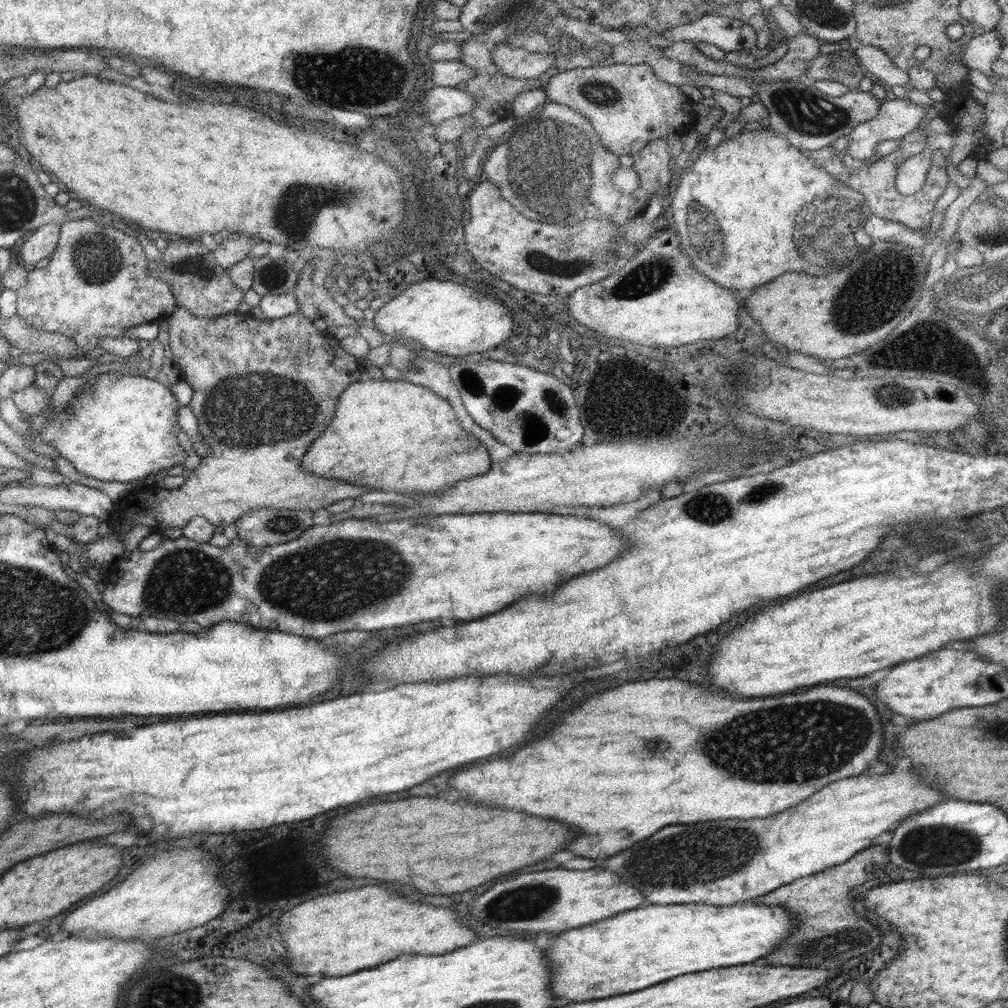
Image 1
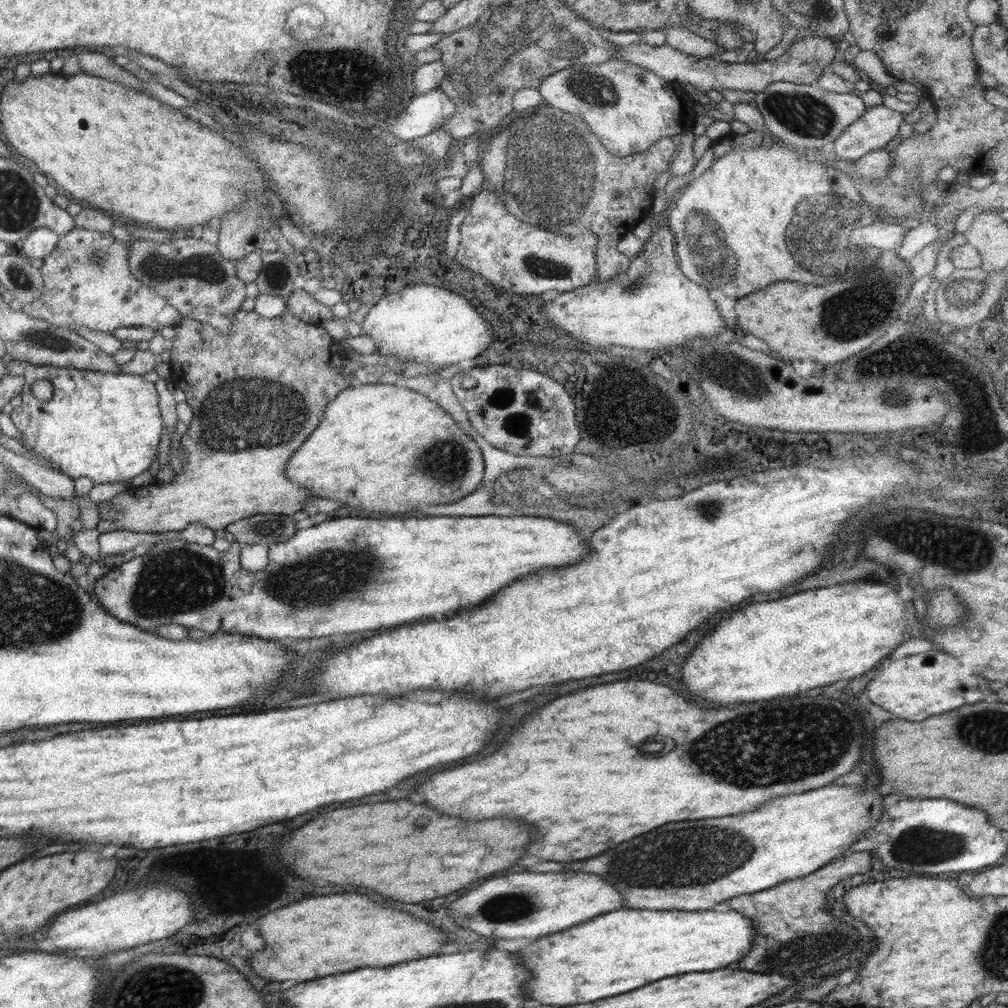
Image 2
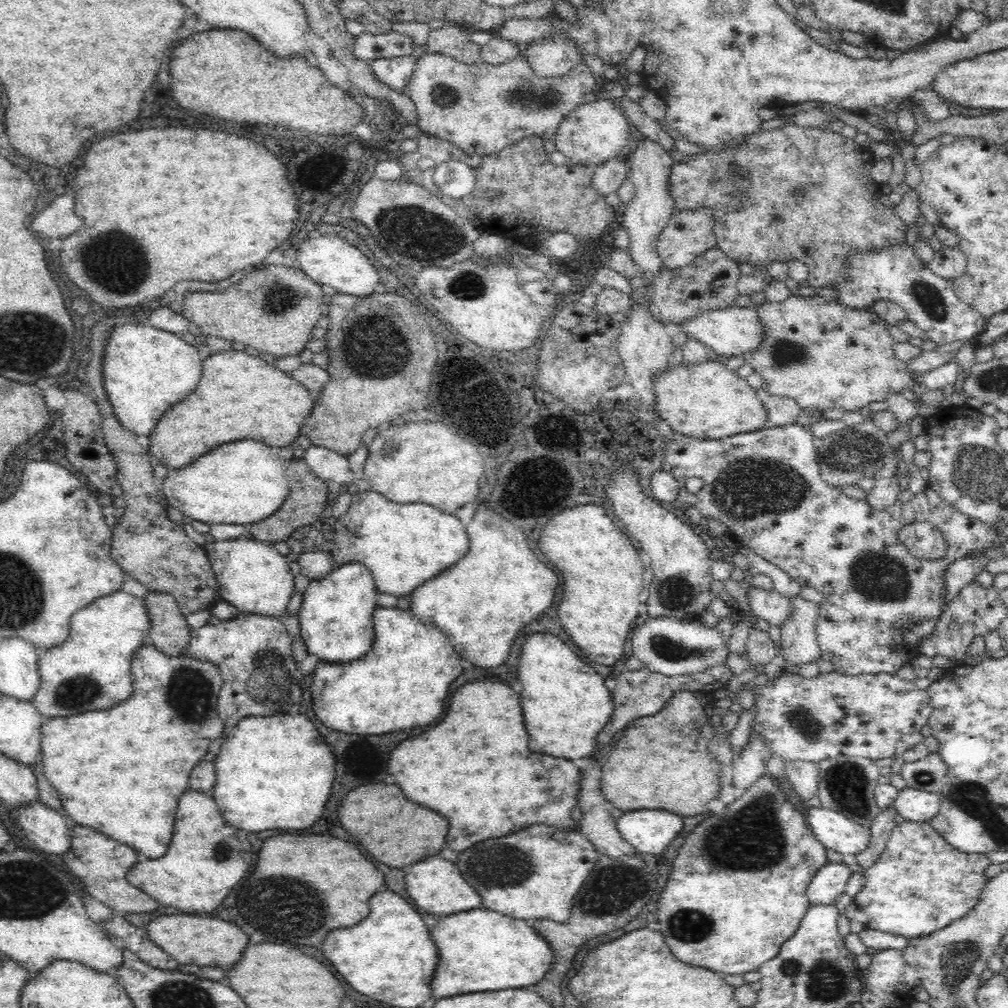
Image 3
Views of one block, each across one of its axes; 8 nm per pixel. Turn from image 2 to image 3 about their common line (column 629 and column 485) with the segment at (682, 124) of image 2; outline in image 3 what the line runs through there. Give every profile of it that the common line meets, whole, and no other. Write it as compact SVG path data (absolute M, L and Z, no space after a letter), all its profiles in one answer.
M440 53L422 55L418 59L410 82L401 89L406 93L418 111L416 126L432 137L453 143L465 154L485 155L500 152L503 148L520 138L536 135L542 140L553 139L560 122L580 103L584 95L592 91L595 77L585 63L578 64L563 77L544 77L534 73L526 57L518 55L498 66L478 61L475 64L463 64L452 57Z

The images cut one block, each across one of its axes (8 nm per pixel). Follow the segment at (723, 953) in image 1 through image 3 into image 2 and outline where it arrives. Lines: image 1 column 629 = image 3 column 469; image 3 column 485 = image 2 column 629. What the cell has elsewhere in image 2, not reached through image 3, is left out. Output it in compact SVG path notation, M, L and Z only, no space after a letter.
M624 908L600 914L588 922L550 934L530 948L520 950L520 960L534 974L524 988L532 1000L554 1006L572 1006L594 1002L600 998L624 994L642 988L650 982L684 973L706 973L711 970L732 967L742 960L754 942L754 923L744 914L731 909L727 912L710 910L684 911L640 910Z

